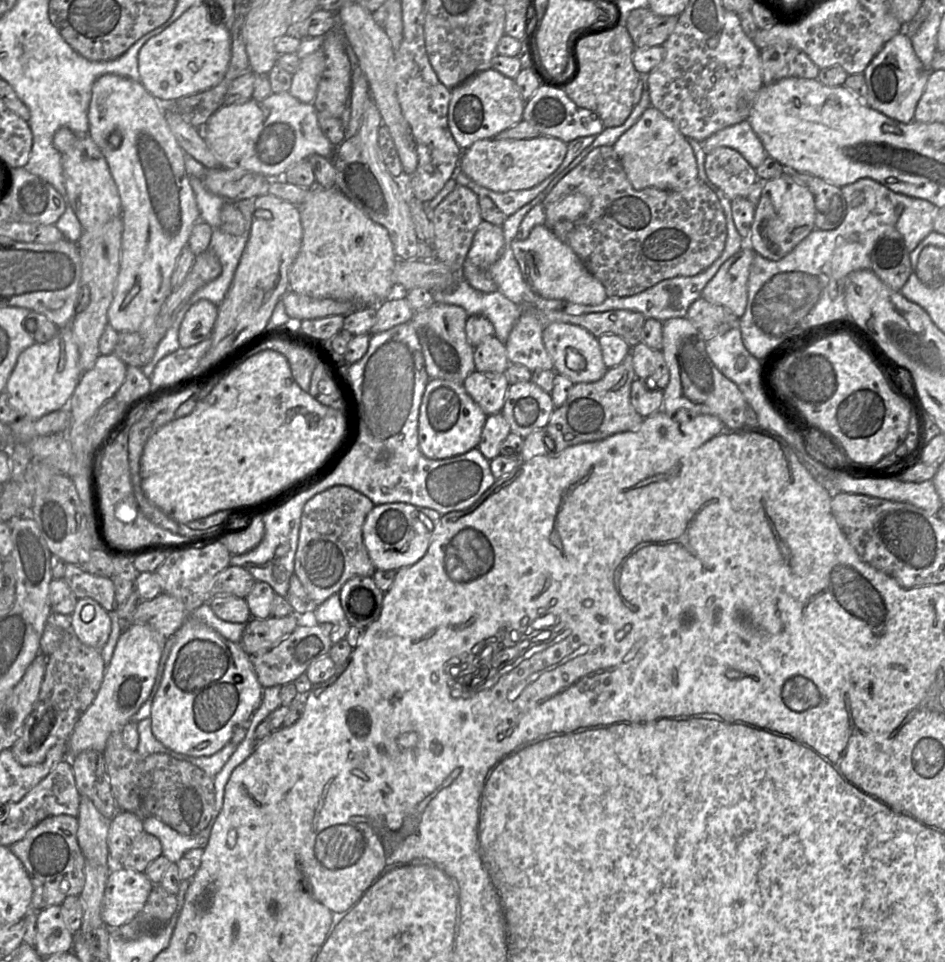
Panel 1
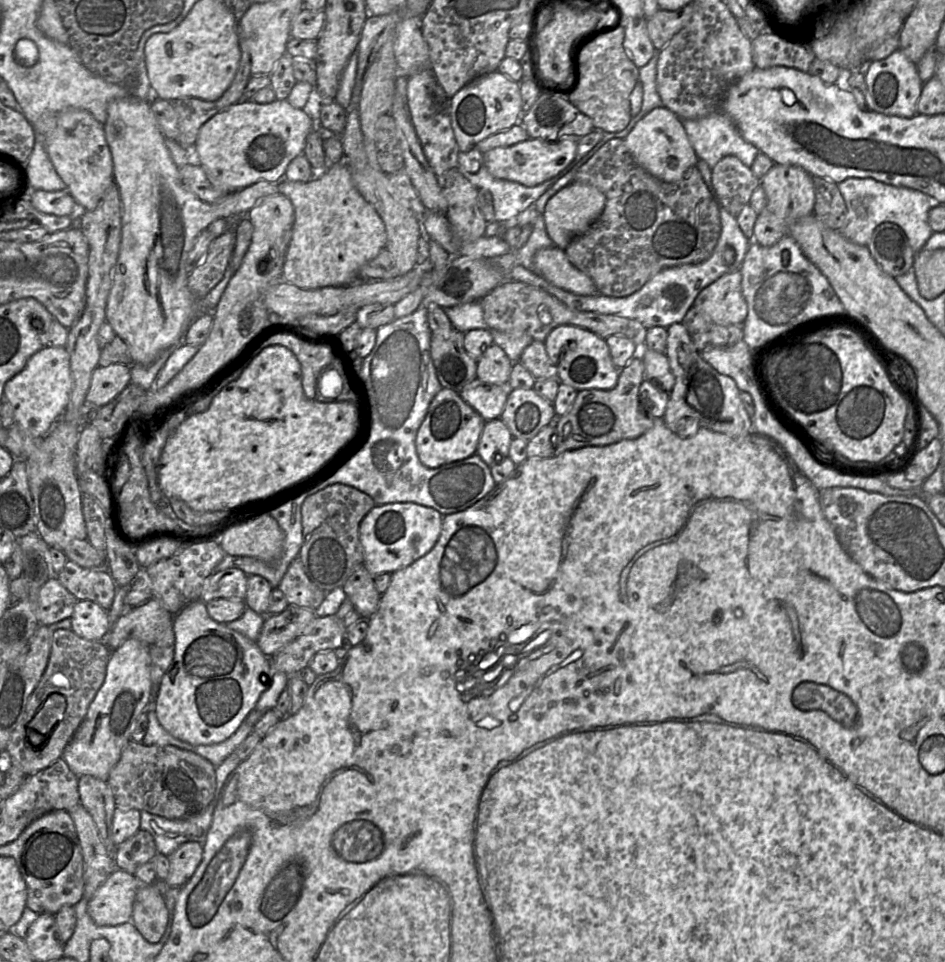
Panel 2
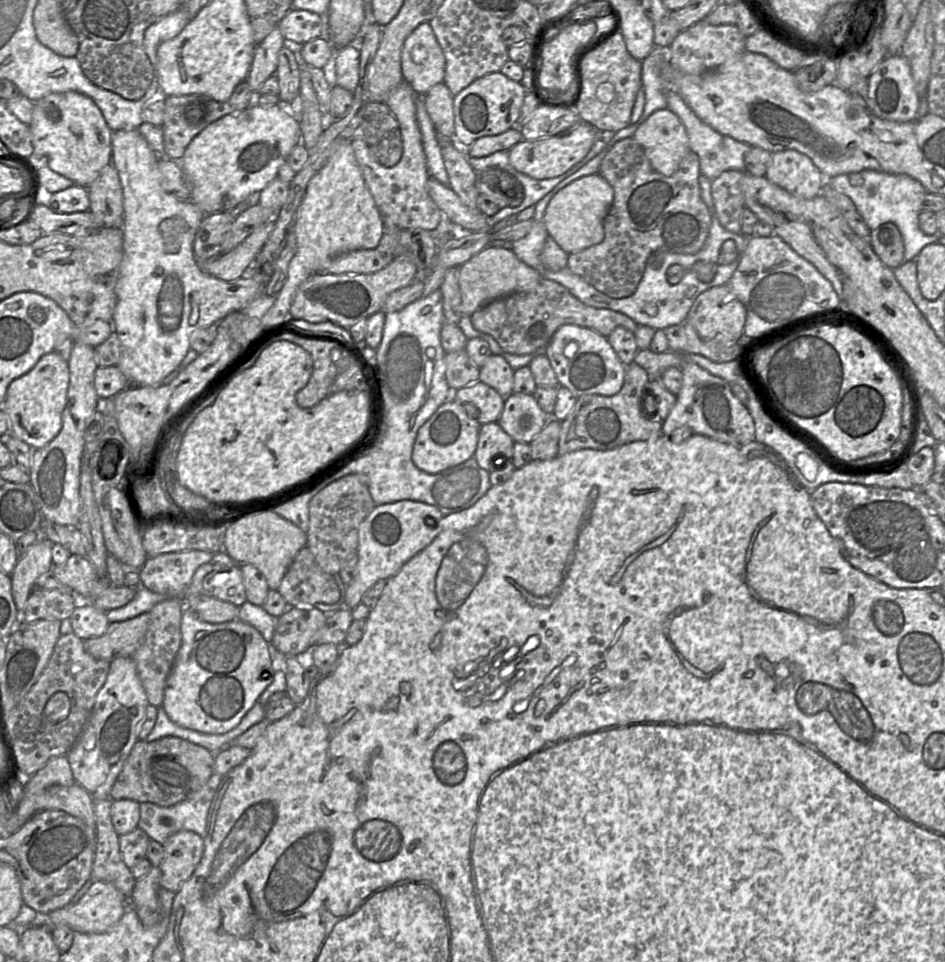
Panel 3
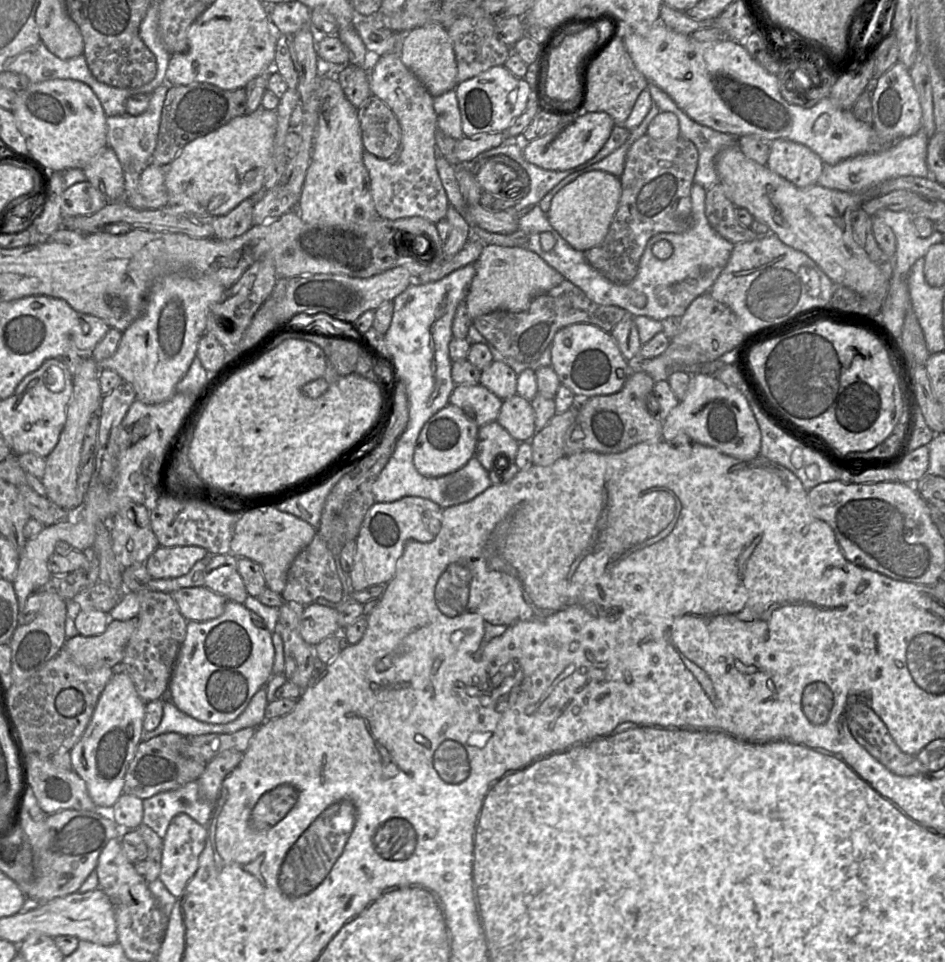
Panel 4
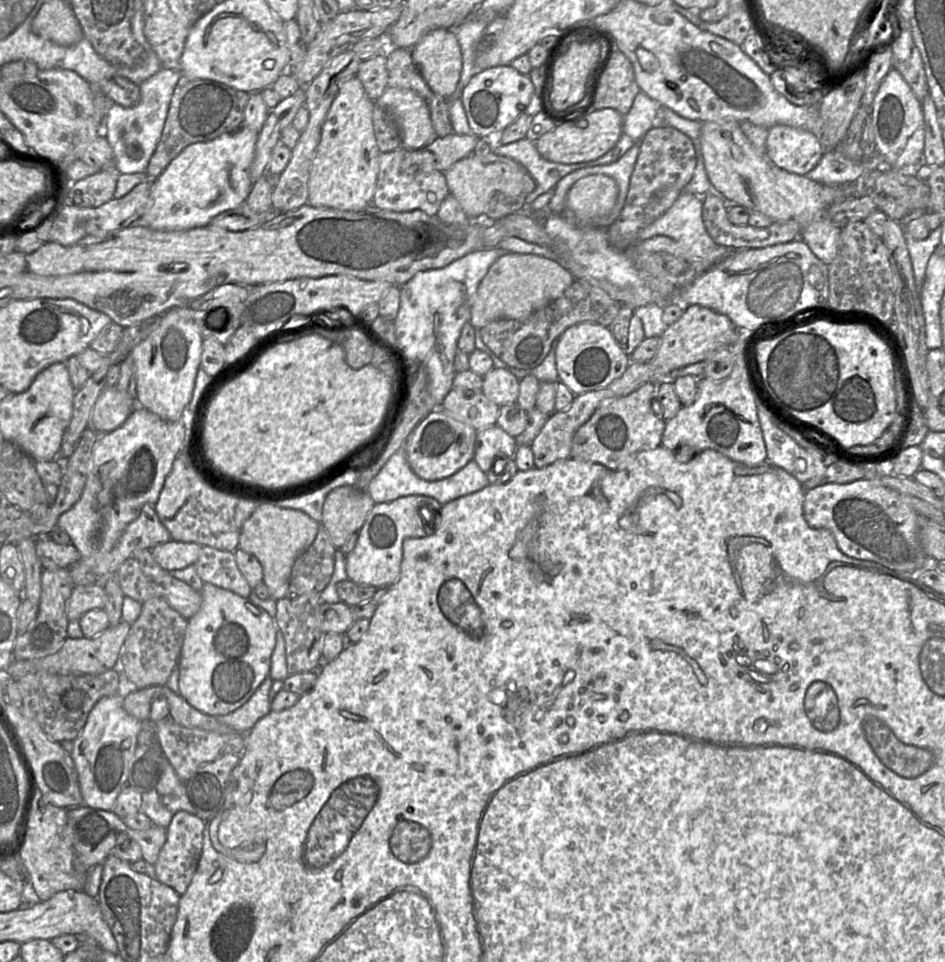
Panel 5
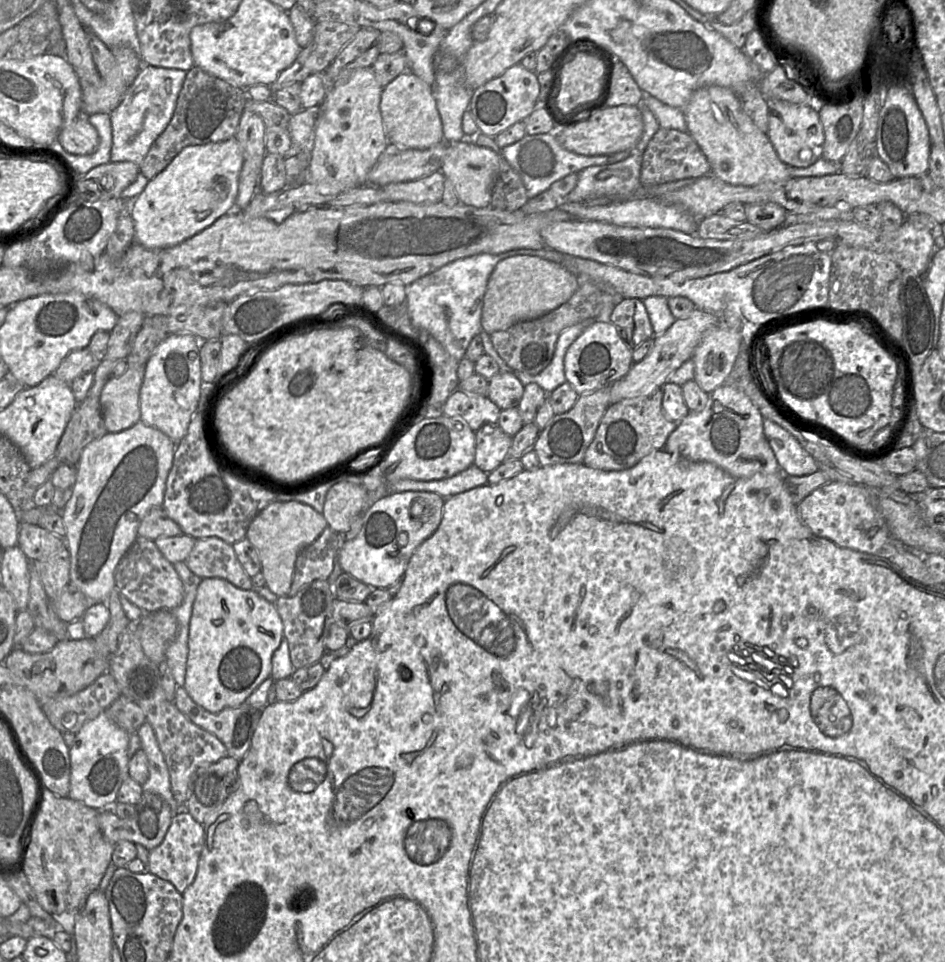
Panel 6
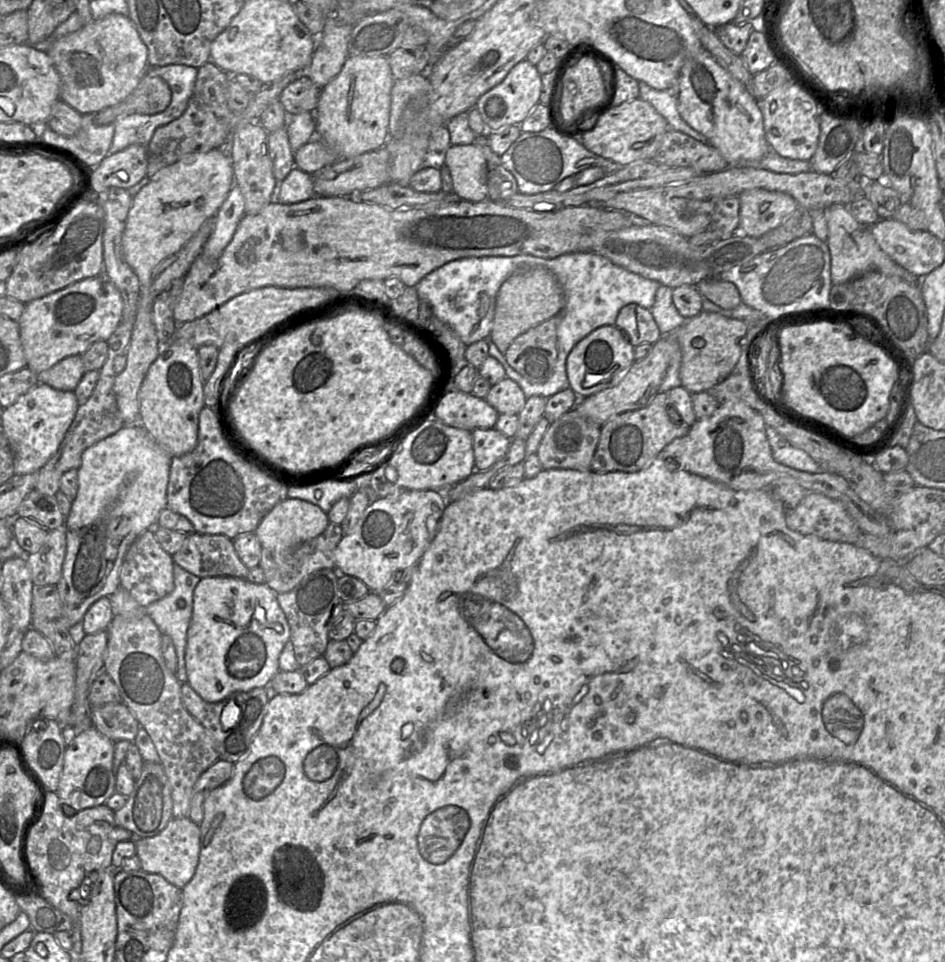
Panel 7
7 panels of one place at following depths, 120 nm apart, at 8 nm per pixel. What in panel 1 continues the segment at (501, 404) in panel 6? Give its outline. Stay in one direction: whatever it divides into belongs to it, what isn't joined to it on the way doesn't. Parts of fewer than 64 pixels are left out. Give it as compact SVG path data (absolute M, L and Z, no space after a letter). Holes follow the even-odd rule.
M496 336L485 337L474 347L473 355L478 372L506 373L510 365L505 345Z

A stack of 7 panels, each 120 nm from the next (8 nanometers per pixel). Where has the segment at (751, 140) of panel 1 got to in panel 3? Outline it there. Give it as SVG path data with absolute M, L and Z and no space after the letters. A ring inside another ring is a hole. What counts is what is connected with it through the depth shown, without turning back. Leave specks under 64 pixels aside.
M668 90L666 98L667 107L679 117L686 128L690 150L699 158L701 174L713 181L724 171L745 170L745 155L752 146L728 135L723 135L704 123L675 91Z

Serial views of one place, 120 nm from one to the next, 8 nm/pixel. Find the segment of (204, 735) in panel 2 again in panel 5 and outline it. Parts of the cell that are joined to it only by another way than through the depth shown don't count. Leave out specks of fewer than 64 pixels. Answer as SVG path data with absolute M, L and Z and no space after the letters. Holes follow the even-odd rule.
M204 583L200 591L202 603L198 612L187 622L187 628L181 648L179 667L179 694L195 709L210 716L227 715L244 705L254 694L257 688L267 678L271 667L271 656L276 645L277 626L271 616L262 608L255 606L248 599L229 590L219 588L210 583Z

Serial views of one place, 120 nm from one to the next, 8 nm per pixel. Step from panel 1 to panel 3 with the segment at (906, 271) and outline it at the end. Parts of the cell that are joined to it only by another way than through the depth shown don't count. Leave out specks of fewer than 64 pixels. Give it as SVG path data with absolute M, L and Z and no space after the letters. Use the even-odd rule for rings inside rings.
M887 222L871 231L870 246L890 269L895 269L904 262L904 242L894 223Z

